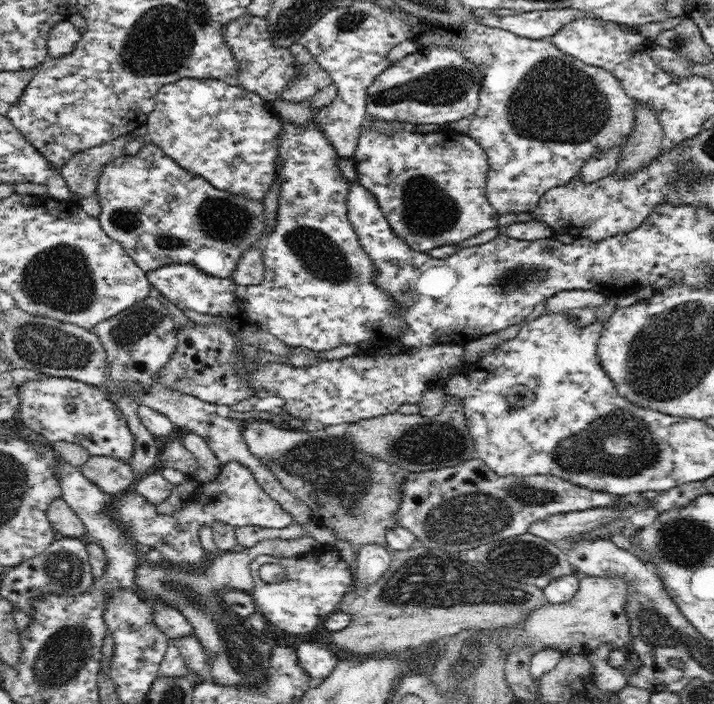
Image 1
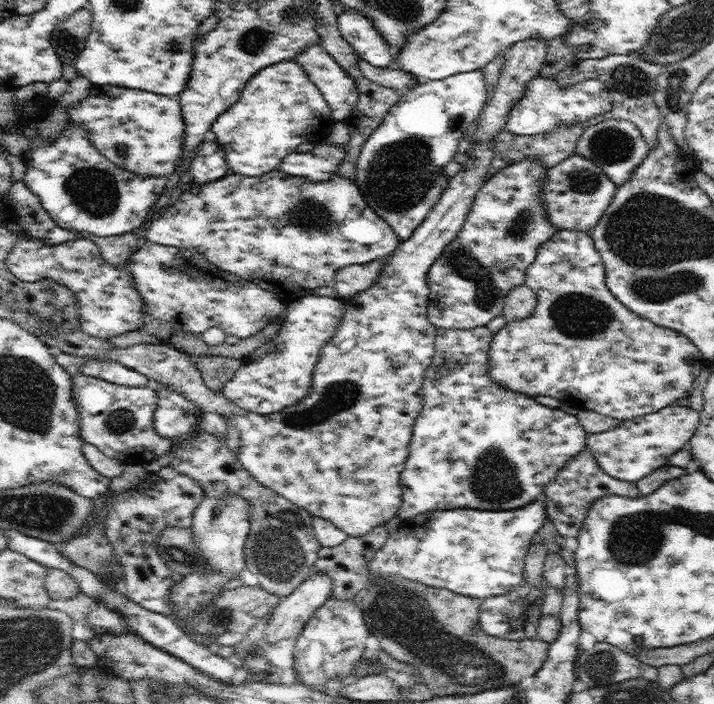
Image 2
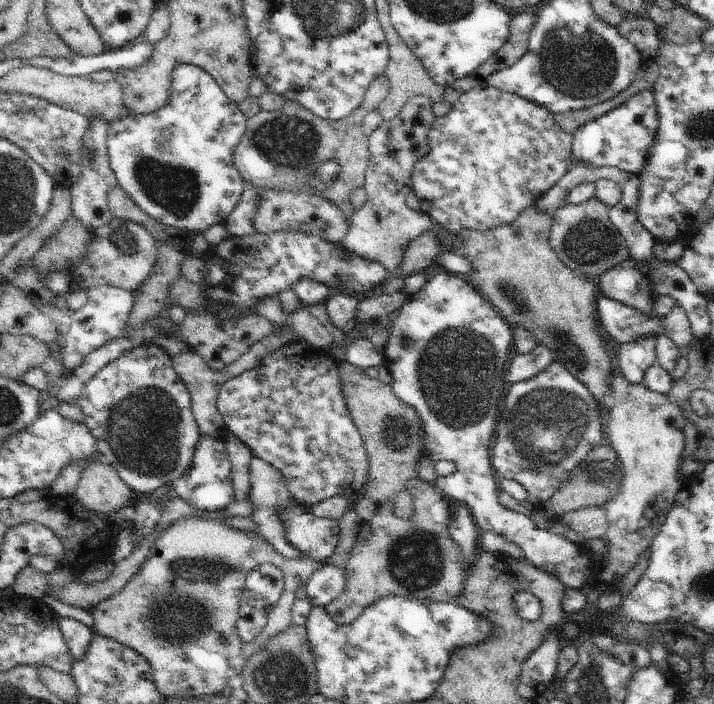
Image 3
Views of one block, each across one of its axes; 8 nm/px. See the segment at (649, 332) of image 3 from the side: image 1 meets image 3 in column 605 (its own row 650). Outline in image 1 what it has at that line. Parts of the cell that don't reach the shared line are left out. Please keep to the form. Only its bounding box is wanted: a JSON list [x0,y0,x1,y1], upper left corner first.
[297,642,338,687]

